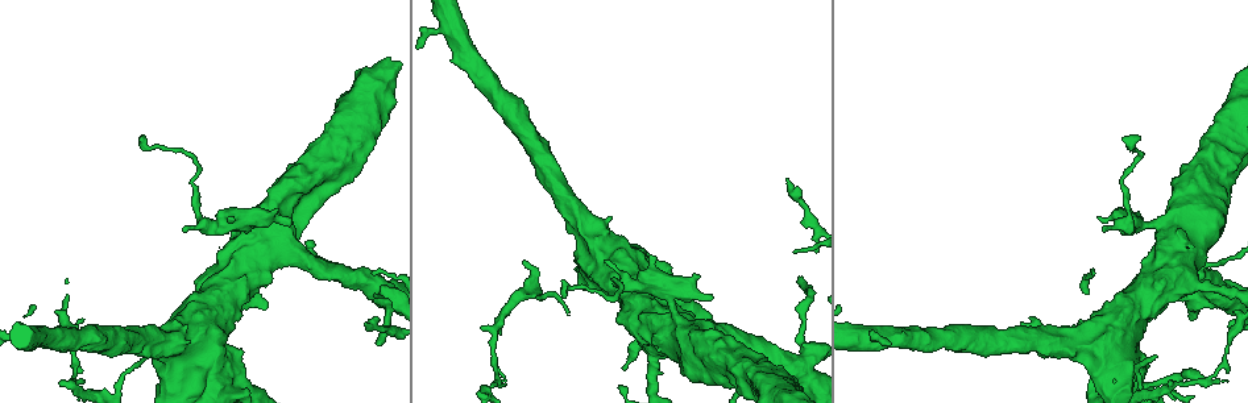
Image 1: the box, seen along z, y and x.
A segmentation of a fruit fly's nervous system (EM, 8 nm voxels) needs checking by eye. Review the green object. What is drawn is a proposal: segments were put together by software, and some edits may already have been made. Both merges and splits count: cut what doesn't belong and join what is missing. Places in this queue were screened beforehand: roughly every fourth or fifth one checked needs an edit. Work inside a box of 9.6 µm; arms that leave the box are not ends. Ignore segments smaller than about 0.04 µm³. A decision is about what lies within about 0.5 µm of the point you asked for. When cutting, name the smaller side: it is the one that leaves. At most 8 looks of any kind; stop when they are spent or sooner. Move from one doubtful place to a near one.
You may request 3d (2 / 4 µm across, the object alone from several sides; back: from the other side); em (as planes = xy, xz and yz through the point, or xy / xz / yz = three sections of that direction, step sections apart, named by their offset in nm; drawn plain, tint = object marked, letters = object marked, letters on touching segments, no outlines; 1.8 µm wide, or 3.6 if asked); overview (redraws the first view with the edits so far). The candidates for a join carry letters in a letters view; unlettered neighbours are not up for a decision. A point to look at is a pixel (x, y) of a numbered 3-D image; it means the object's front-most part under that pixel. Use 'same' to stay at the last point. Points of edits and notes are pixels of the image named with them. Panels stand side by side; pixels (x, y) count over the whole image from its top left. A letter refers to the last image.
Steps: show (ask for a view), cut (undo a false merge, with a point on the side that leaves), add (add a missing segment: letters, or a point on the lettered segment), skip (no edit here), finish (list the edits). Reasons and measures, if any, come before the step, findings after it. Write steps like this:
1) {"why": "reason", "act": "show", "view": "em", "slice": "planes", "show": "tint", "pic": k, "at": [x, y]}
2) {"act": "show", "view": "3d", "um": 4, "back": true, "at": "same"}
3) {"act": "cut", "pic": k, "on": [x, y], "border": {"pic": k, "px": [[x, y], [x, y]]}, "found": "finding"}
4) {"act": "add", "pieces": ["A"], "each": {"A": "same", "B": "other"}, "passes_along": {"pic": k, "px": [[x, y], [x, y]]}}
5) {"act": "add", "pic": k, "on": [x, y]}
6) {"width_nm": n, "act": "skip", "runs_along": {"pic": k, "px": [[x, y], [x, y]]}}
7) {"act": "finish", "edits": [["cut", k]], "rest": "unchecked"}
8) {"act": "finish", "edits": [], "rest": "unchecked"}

{"why": "abrupt turn", "act": "show", "view": "3d", "um": 4, "pic": 1, "at": [609, 252]}

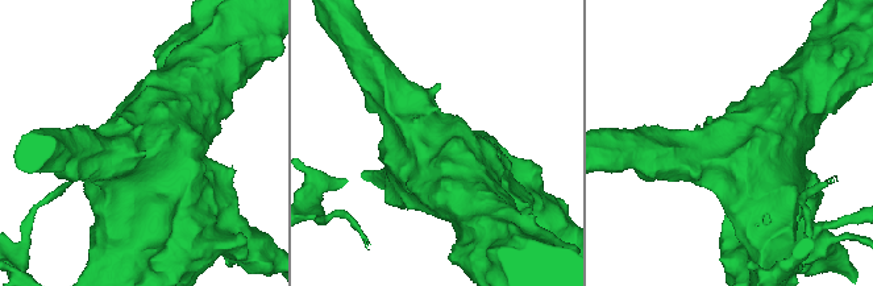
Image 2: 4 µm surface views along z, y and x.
{"act": "show", "view": "em", "slice": "planes", "show": "letters", "pic": 2, "at": [441, 139]}

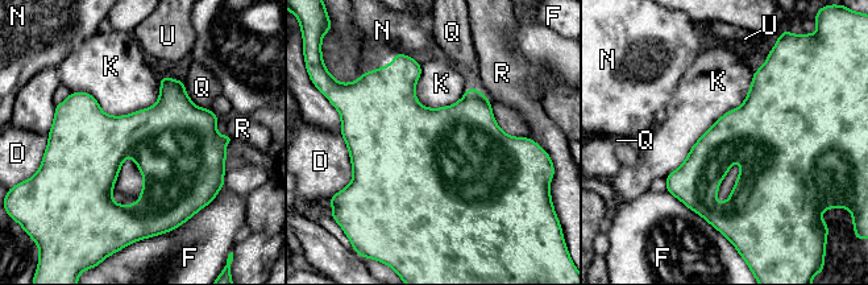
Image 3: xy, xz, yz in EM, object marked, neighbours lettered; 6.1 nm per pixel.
{"act": "skip", "each": {"D": "other", "F": "other", "K": "other", "N": "other", "Q": "other", "R": "other", "U": "other"}, "border": {"pic": 3, "px": [[755, 71], [746, 99], [665, 177]]}, "found": "one cell here"}

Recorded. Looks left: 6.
{"act": "show", "view": "3d", "um": 4, "pic": 1, "at": [377, 288]}

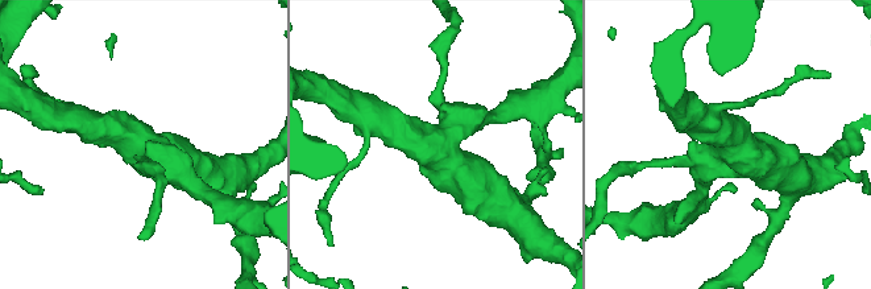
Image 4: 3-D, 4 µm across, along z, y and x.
{"act": "show", "view": "em", "slice": "planes", "show": "letters", "pic": 4, "at": [143, 146]}

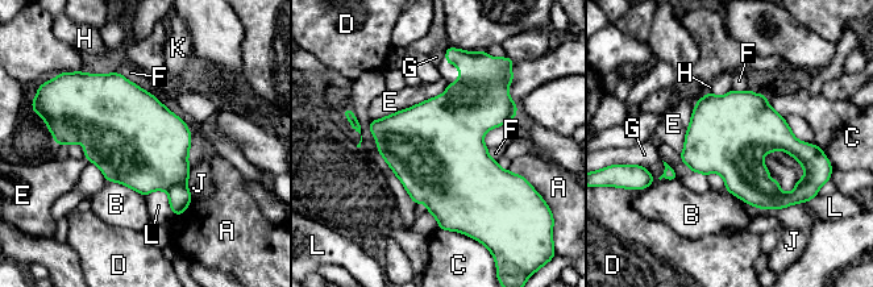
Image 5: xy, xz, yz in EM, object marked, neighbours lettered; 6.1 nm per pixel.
{"width_nm": 480, "act": "skip", "each": {"A": "other", "B": "other", "C": "other", "D": "other", "E": "other", "F": "other", "G": "other", "H": "other", "J": "other", "K": "other", "L": "other"}, "border": {"pic": 5, "px": [[448, 84], [439, 95], [369, 121]]}, "found": "one cell here"}

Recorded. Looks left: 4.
{"why": "end of a long branch", "act": "show", "view": "3d", "um": 2, "pic": 1, "at": [1140, 138]}

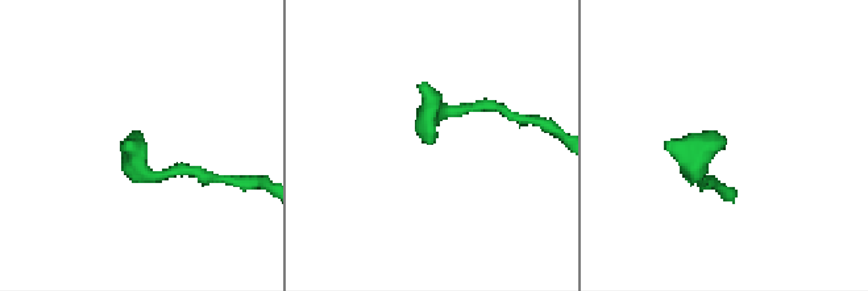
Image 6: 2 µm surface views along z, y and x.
{"act": "show", "view": "em", "slice": "yz", "step": 8, "show": "letters", "pic": 6, "at": [722, 139]}

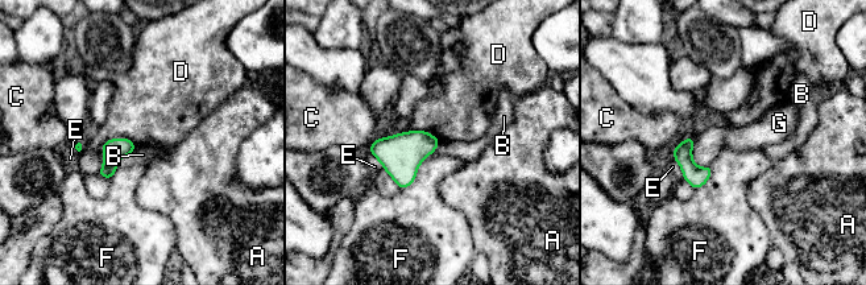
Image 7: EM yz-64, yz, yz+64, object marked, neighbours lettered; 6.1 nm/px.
{"act": "show", "view": "em", "slice": "planes", "show": "letters", "at": "same"}

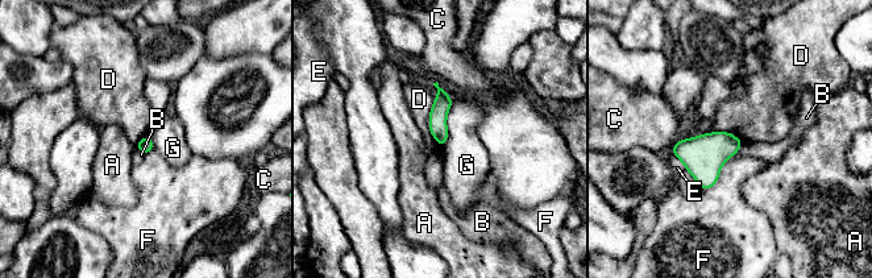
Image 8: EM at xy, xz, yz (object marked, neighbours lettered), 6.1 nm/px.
{"act": "skip", "each": {"A": "other", "B": "other", "C": "other", "D": "other", "E": "other", "F": "other", "G": "other"}, "runs_along": {"pic": 8, "px": [[441, 92], [440, 140]]}, "found": "none of them fits"}

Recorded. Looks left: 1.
{"act": "finish", "edits": [], "rest": "unchecked"}

